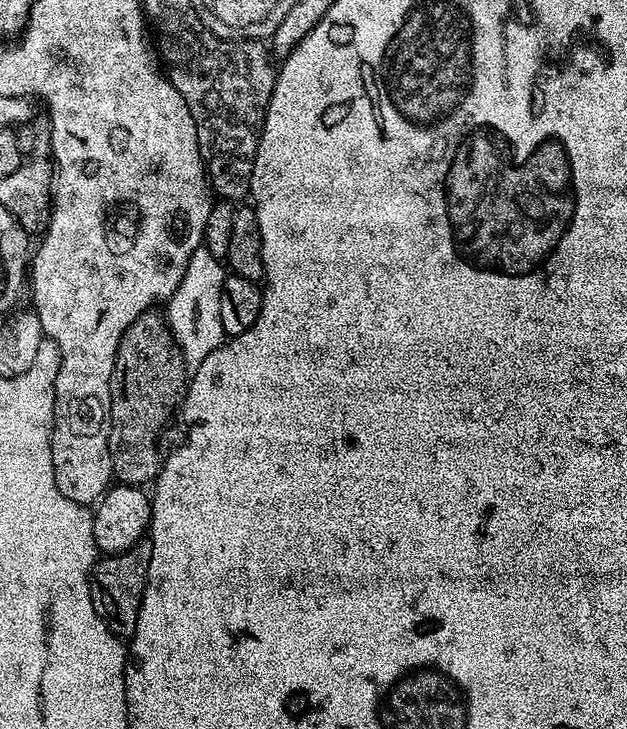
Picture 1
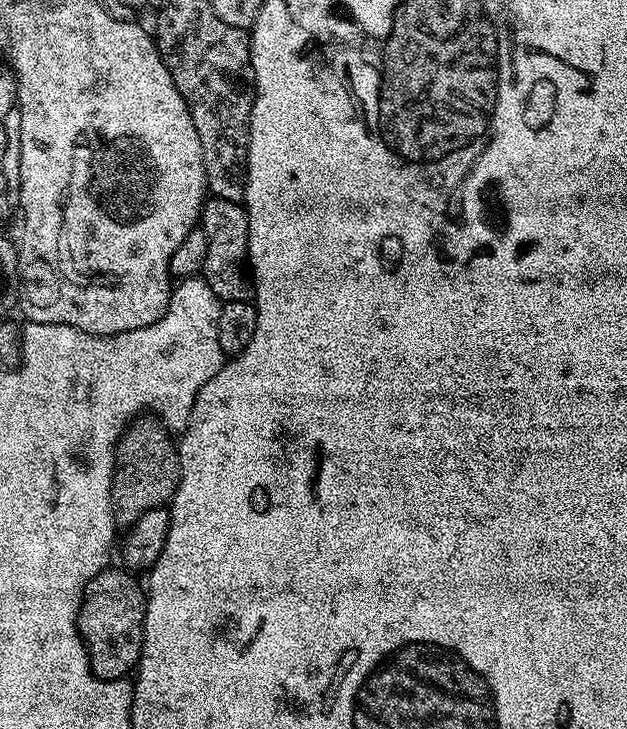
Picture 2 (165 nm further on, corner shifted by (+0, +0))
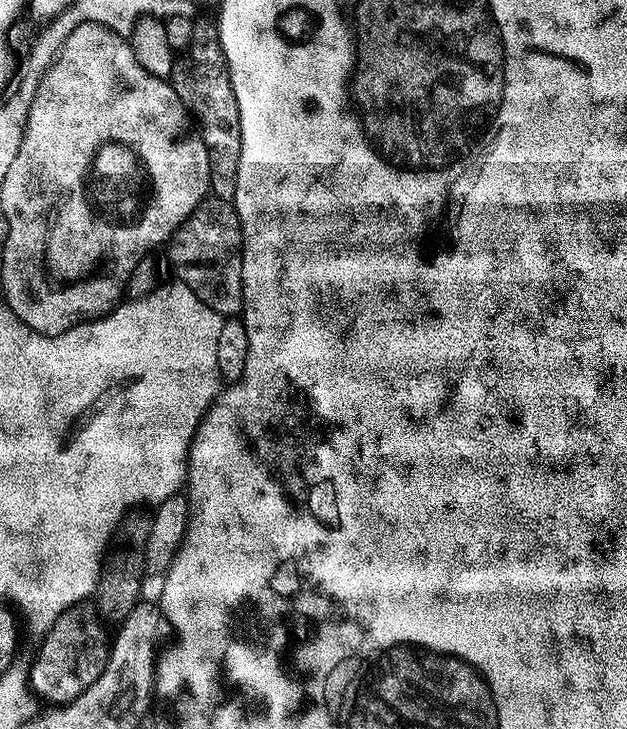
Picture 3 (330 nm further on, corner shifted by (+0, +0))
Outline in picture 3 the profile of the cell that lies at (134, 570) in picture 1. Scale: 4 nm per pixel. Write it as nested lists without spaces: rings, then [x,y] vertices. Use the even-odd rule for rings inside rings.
[[[81,602],[67,608],[43,637],[44,646],[32,668],[31,687],[34,690],[36,687],[46,699],[53,700],[53,705],[63,706],[81,696],[90,686],[94,686],[96,679],[108,667],[110,636],[104,633],[100,622],[102,620],[96,608],[91,603]]]

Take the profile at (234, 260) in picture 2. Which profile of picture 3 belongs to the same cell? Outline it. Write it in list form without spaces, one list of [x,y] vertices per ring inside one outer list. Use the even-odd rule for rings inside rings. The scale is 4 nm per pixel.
[[[206,198],[180,224],[178,231],[166,245],[168,260],[172,263],[175,279],[180,280],[210,310],[225,318],[236,318],[244,311],[242,294],[242,249],[244,235],[240,219],[231,203]]]

